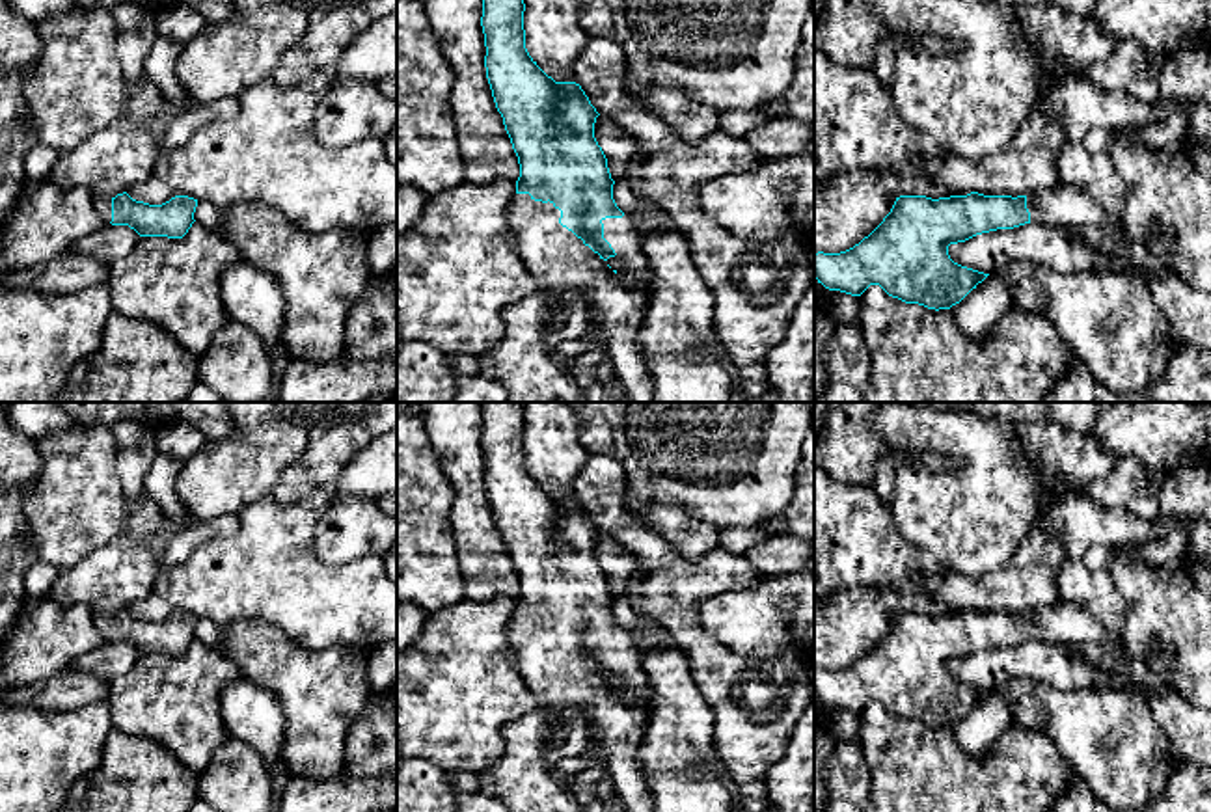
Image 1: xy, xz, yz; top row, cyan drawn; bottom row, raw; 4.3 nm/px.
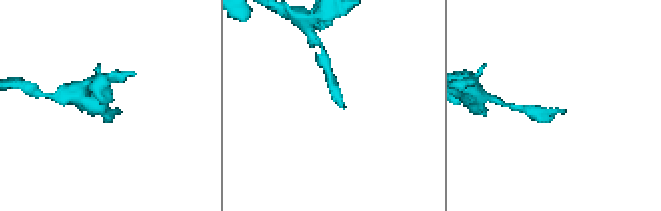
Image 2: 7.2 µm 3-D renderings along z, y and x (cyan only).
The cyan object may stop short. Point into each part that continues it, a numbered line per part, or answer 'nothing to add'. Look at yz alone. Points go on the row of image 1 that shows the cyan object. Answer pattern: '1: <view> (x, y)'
1: yz (1167, 190)

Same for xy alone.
1: xy (103, 205)

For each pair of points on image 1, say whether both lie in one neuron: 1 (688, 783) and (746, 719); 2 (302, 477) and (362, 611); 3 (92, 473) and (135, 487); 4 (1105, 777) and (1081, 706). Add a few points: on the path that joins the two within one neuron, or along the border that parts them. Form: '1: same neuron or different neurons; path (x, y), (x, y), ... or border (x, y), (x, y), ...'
1: different neurons; border (708, 708), (716, 753)
2: different neurons; border (334, 483), (300, 498), (274, 494)
3: different neurons; border (114, 440), (120, 487), (127, 496), (138, 498)
4: same neuron; path (1105, 760), (1094, 747), (1094, 730), (1087, 723)

